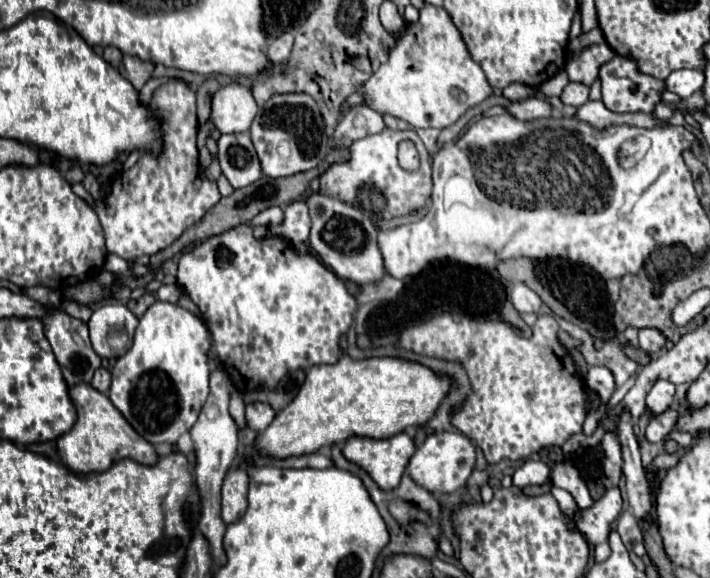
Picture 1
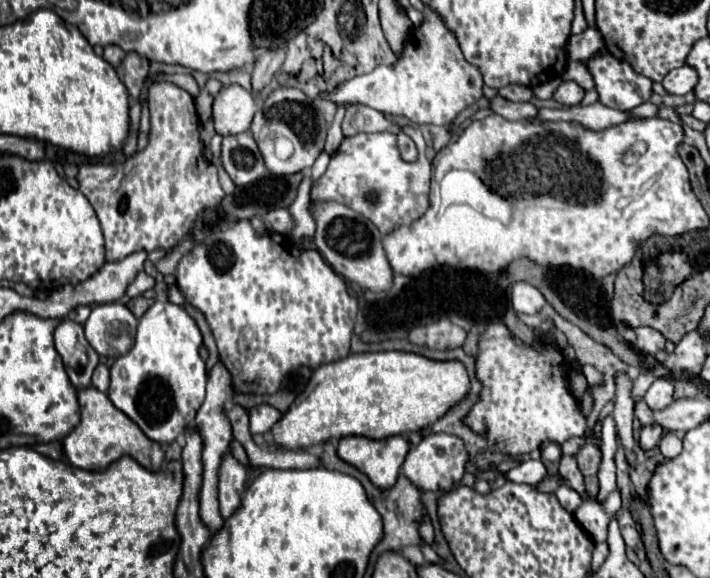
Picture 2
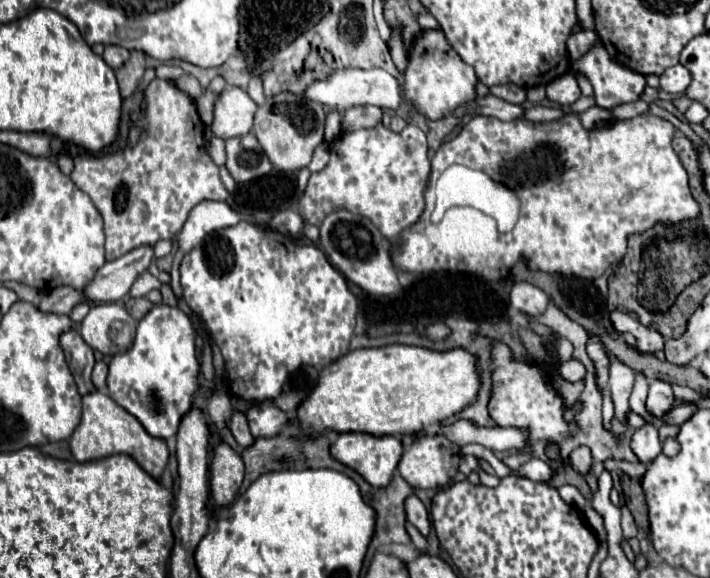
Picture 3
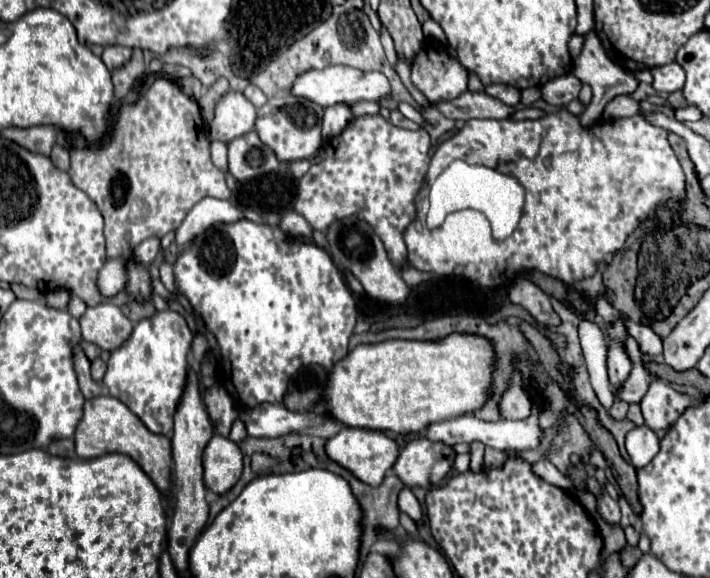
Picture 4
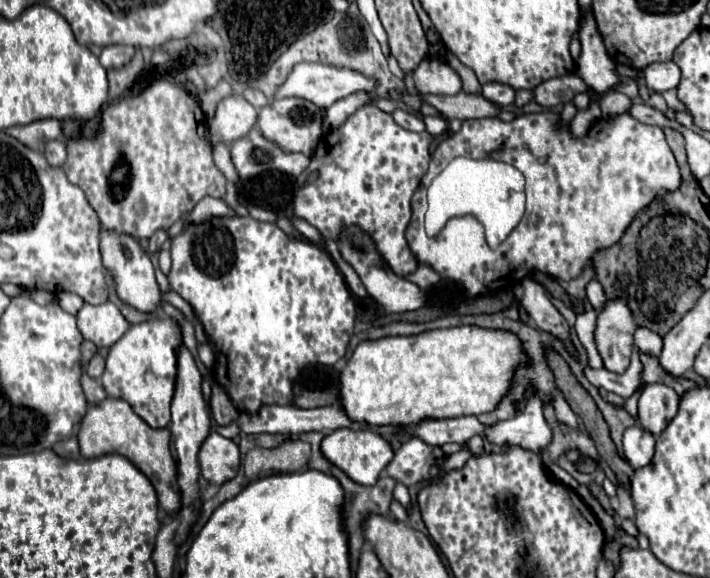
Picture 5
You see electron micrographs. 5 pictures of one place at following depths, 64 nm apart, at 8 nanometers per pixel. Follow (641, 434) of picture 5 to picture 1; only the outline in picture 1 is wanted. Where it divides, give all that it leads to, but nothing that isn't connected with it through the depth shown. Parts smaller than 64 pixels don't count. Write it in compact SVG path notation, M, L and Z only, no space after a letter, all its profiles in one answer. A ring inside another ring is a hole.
M662 412L660 416L654 416L652 422L648 424L648 428L646 428L646 440L648 442L660 442L674 428L676 428L676 414L674 412Z

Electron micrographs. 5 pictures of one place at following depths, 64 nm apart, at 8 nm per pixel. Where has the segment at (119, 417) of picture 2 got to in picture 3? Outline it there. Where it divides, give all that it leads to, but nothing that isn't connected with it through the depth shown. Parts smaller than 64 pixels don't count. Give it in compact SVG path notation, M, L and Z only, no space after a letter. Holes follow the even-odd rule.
M98 390L82 396L82 420L74 434L70 436L70 452L74 460L80 464L108 458L114 454L128 454L154 478L160 478L168 462L166 442L160 438L152 438L132 414L128 414L110 396Z

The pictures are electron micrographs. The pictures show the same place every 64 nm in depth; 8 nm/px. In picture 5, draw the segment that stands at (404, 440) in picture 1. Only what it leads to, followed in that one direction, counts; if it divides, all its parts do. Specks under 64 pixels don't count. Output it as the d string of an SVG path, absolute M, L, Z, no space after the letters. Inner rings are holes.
M338 428L322 440L322 452L328 460L332 460L332 464L336 464L352 480L356 480L358 484L364 484L364 486L376 484L376 480L380 478L380 472L394 458L394 450L392 450L390 442L386 438L382 438L378 432L370 430L370 428L362 428L362 430Z

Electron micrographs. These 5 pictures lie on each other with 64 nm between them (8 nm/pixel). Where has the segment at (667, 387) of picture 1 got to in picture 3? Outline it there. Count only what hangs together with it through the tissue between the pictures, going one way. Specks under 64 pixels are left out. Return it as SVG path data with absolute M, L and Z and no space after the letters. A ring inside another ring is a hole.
M652 380L650 388L648 388L646 408L654 416L662 416L664 412L668 412L668 408L672 408L672 404L674 404L672 386L668 382L664 382L664 380Z

